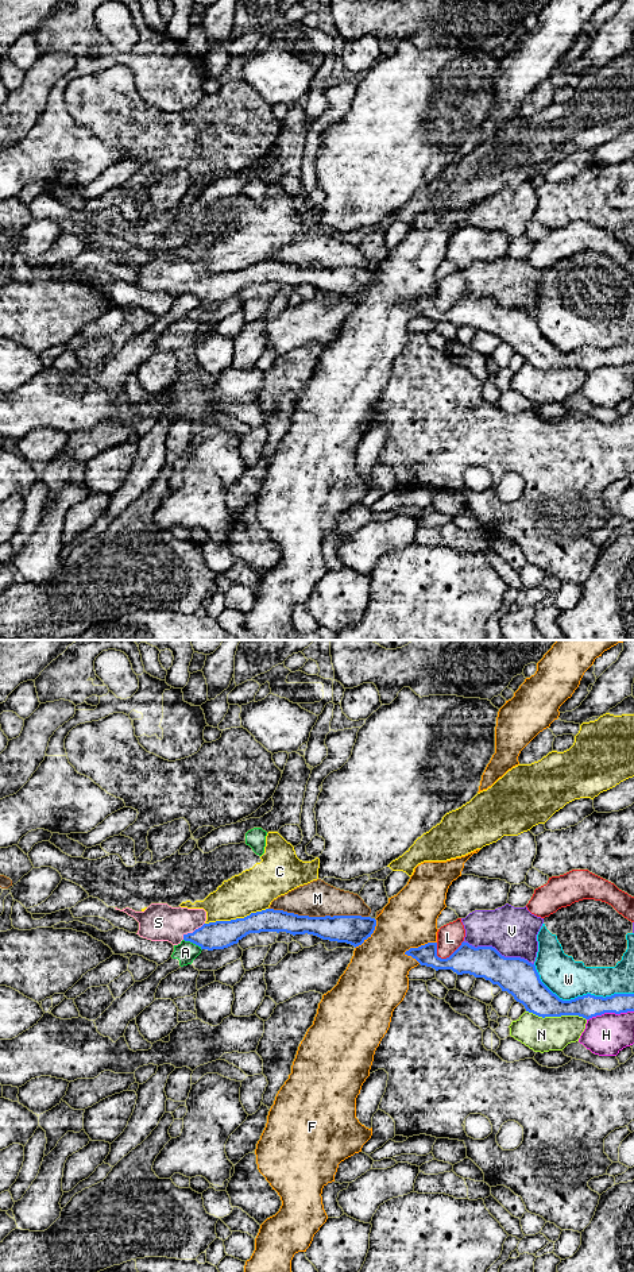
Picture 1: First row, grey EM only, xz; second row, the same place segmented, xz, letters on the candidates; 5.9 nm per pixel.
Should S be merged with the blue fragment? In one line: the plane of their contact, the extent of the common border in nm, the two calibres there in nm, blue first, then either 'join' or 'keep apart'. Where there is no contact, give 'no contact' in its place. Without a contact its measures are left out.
meets blue in xz; contact 170 nm long; 170 nm thick on the blue side, 220 nm on the other; join

